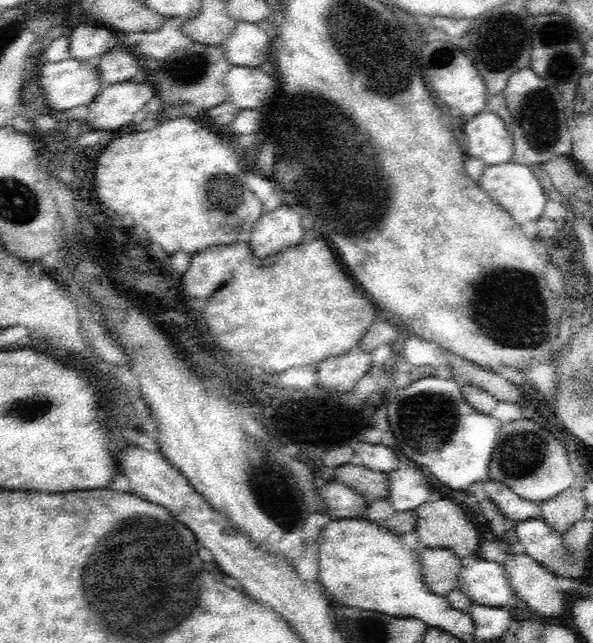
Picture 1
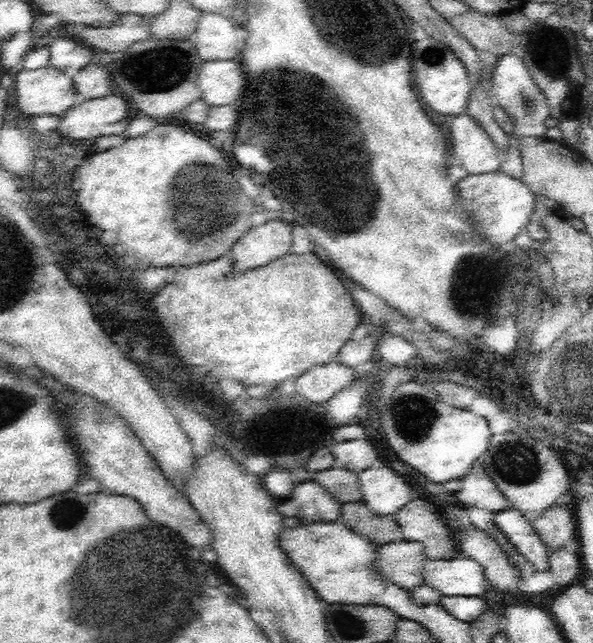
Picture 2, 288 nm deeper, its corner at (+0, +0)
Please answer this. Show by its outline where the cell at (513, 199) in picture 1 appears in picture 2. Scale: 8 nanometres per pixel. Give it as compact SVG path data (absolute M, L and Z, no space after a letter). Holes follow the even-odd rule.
M484 172L472 174L460 180L458 184L460 196L466 200L466 208L474 216L474 226L486 236L494 246L504 246L504 242L512 242L524 228L528 228L536 208L536 194L524 184L520 178L514 178L506 172Z

